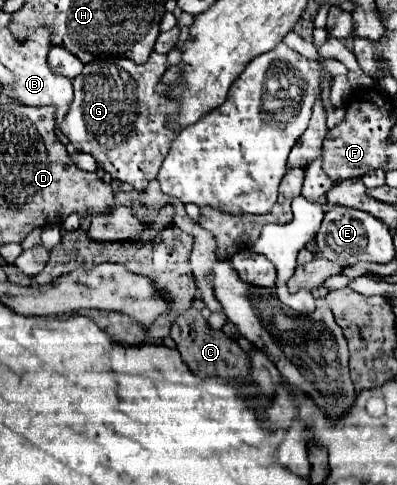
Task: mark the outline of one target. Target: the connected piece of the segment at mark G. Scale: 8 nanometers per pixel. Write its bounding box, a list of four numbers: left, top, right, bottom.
[62,52,180,192]

